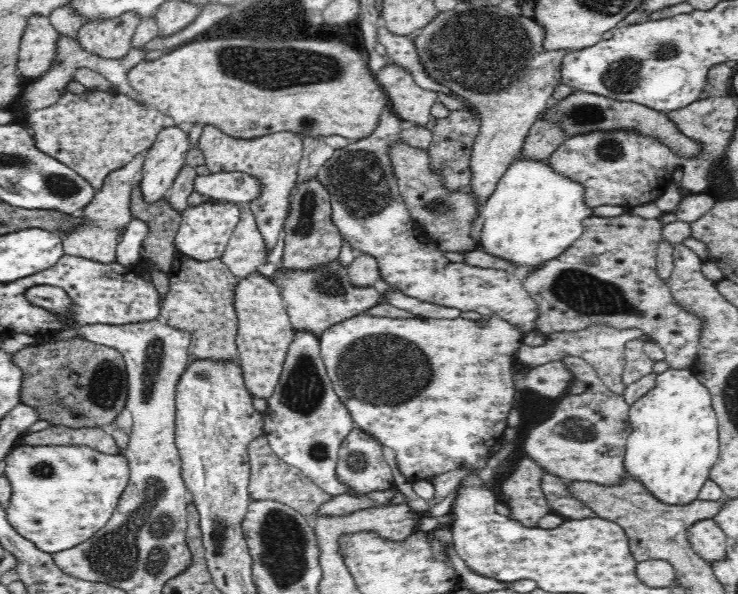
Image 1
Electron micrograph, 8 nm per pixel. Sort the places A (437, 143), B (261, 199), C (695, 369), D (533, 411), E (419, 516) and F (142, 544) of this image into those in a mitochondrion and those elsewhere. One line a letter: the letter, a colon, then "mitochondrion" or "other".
A: other
B: other
C: other
D: mitochondrion
E: other
F: mitochondrion

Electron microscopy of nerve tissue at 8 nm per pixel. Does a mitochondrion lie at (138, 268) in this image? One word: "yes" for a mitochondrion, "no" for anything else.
no

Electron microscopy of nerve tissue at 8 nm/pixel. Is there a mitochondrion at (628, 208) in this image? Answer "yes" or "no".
no

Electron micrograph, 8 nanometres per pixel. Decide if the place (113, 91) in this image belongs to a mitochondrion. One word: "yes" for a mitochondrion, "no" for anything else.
no

